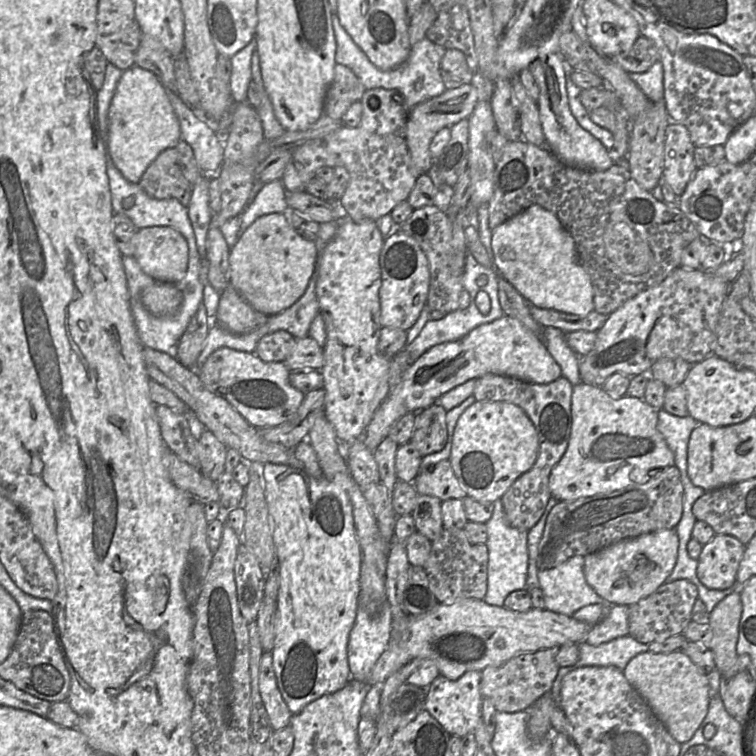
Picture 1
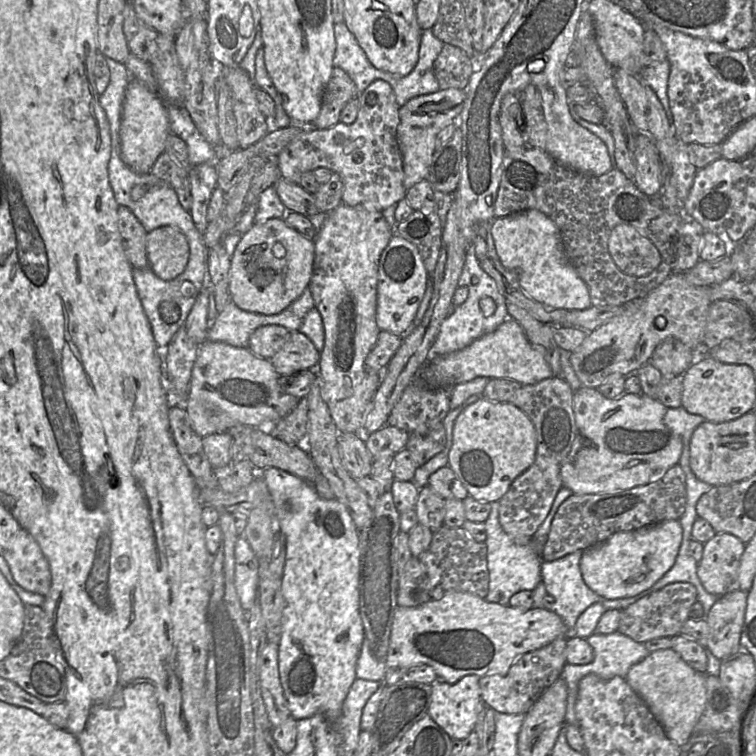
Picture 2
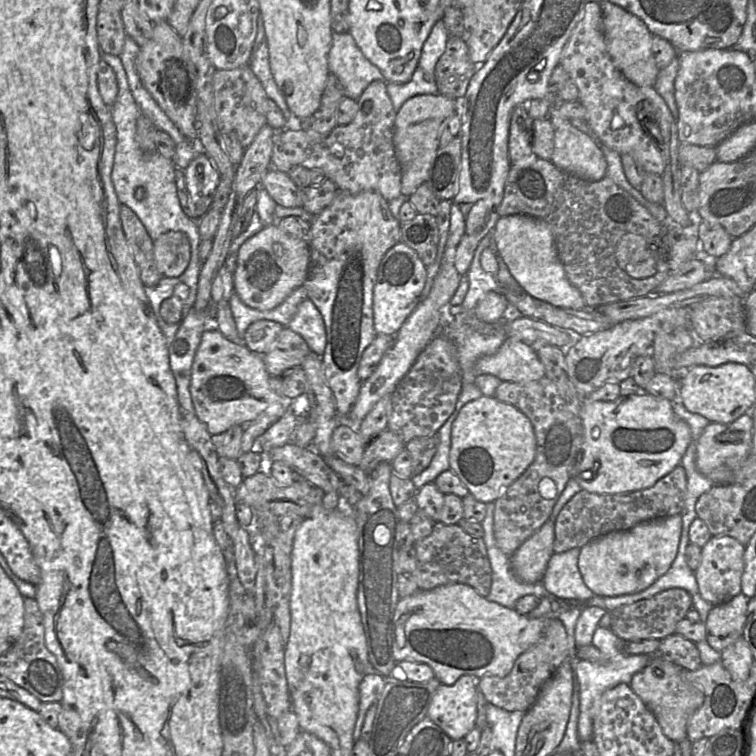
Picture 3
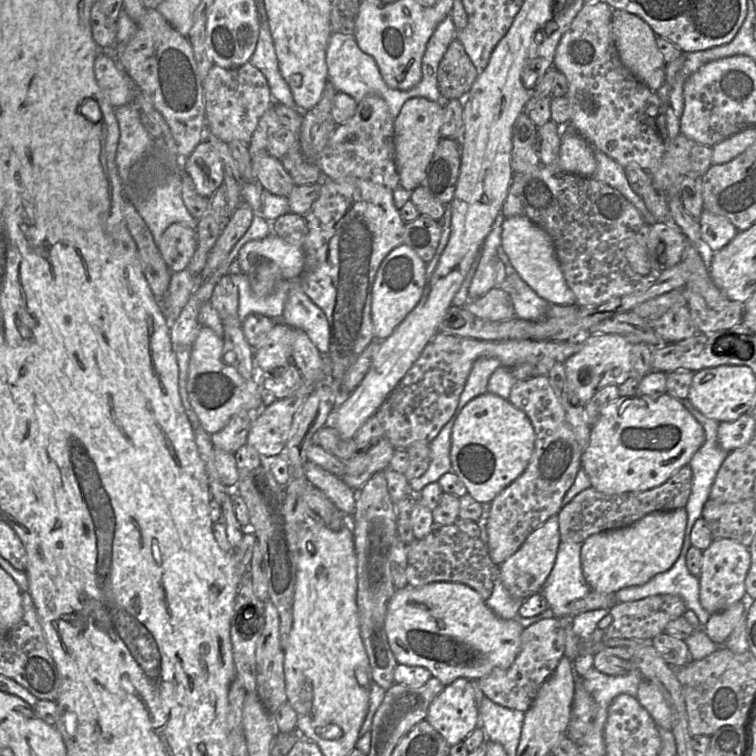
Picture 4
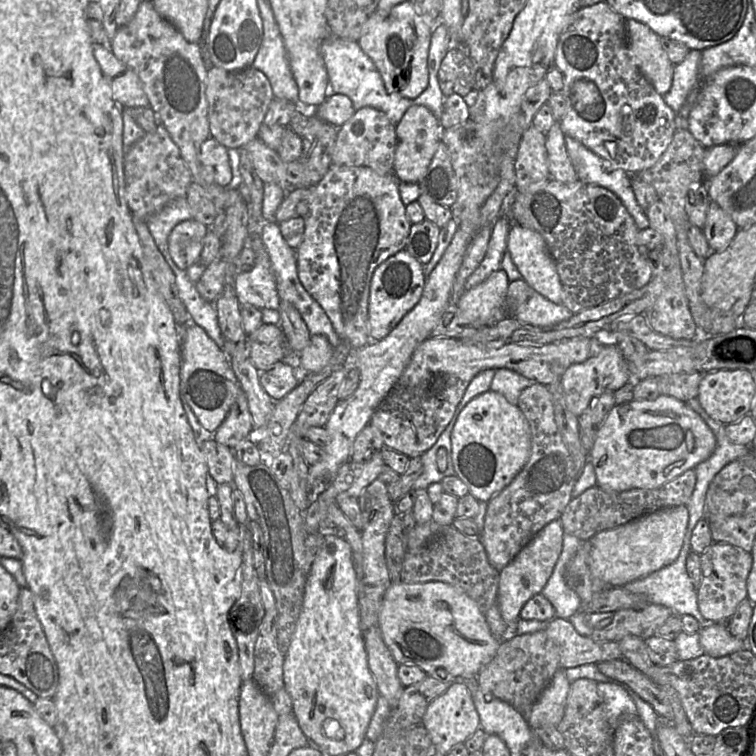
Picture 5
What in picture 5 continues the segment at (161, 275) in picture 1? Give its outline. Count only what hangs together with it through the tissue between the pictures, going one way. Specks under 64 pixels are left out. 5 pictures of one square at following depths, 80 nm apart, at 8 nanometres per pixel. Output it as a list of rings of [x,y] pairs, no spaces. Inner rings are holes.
[[[191,218],[178,223],[168,237],[168,249],[175,264],[186,270],[200,259],[208,227]]]

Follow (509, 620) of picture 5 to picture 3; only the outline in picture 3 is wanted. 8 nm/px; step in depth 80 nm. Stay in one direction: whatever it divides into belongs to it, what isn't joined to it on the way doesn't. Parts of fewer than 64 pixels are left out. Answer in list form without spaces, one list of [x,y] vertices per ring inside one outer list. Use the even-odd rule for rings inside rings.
[[[549,519],[510,556],[516,578],[528,584],[542,581],[553,555],[554,521]]]

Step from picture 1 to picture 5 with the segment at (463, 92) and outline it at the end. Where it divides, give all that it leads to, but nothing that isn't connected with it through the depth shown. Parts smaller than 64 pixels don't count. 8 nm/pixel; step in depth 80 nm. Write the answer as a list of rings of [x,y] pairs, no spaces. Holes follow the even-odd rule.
[[[412,105],[396,125],[396,149],[394,156],[394,174],[398,181],[419,183],[424,177],[439,143],[443,128],[439,120],[423,105]]]

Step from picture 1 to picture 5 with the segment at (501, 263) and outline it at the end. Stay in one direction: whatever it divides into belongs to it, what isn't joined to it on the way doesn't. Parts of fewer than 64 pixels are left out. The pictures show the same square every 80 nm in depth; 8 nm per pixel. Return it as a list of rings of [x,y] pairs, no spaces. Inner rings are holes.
[[[512,223],[507,251],[522,279],[555,304],[562,304],[562,284],[544,238],[536,231]]]

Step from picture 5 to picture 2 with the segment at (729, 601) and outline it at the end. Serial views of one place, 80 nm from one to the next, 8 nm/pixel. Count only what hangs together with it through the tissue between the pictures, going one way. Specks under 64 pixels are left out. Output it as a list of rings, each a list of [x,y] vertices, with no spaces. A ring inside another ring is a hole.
[[[718,533],[704,544],[697,576],[707,592],[722,597],[739,590],[739,567],[745,546],[729,533]]]

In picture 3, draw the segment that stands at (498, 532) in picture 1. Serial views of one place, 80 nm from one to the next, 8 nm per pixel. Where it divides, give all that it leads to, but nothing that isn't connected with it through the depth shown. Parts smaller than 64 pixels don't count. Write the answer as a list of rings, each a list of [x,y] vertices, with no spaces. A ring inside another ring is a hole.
[[[486,504],[486,515],[480,523],[483,528],[483,541],[492,570],[492,582],[487,601],[495,602],[506,608],[515,609],[517,600],[525,595],[534,594],[542,598],[553,596],[543,586],[542,581],[528,584],[519,581],[514,575],[510,556],[504,554],[497,546],[493,533],[493,515],[495,504]]]

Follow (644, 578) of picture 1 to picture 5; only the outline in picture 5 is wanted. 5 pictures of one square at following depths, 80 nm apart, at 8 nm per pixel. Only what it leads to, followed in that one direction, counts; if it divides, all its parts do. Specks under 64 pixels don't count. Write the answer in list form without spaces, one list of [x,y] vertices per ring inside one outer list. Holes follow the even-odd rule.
[[[685,505],[663,508],[642,515],[615,528],[593,535],[589,542],[590,572],[611,587],[622,587],[675,561],[688,526]]]

